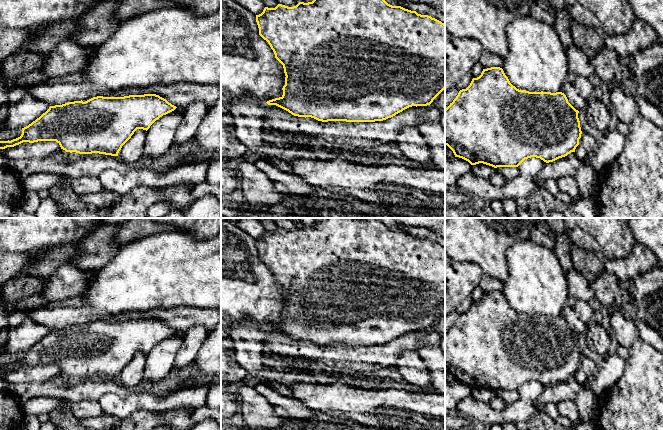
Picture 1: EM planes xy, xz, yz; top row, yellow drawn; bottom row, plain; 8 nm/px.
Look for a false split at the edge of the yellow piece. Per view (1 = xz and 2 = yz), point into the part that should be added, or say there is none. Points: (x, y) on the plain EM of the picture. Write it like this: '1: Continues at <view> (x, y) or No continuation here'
1: No continuation here
2: No continuation here

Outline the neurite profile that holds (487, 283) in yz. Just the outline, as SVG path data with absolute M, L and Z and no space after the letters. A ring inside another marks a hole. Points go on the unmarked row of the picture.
M483 274L479 286L481 287L483 293L491 291L500 291L503 290L503 283L498 279L492 278L486 274Z

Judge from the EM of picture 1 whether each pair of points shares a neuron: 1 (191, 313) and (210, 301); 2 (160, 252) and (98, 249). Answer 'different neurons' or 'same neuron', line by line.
1: different neurons
2: different neurons

